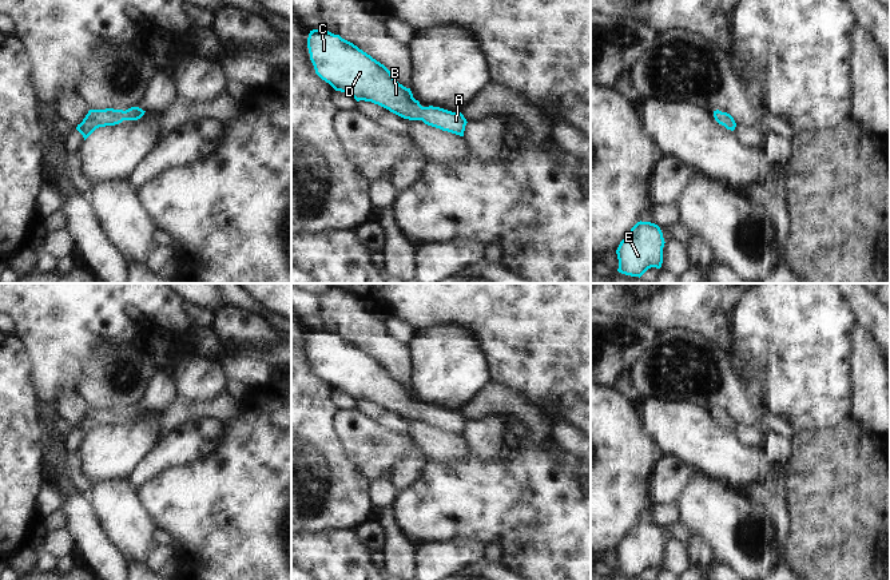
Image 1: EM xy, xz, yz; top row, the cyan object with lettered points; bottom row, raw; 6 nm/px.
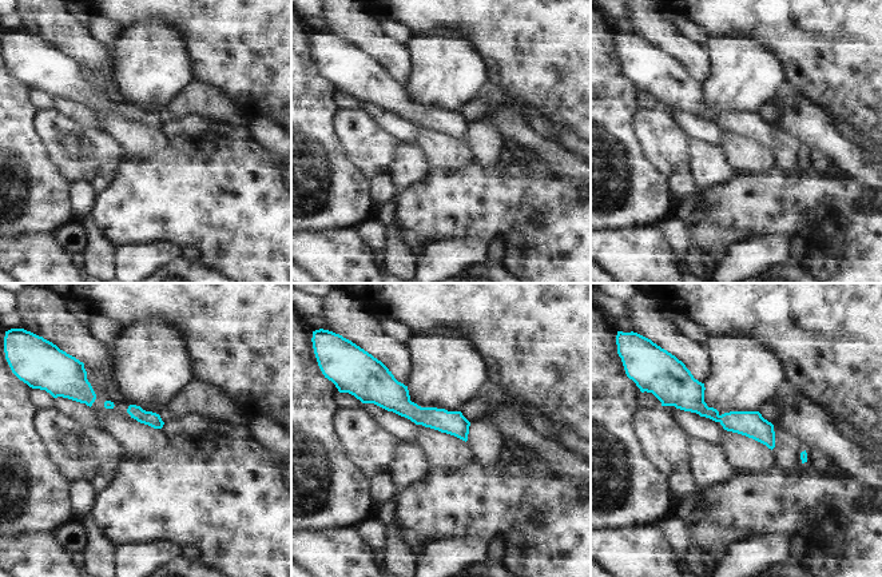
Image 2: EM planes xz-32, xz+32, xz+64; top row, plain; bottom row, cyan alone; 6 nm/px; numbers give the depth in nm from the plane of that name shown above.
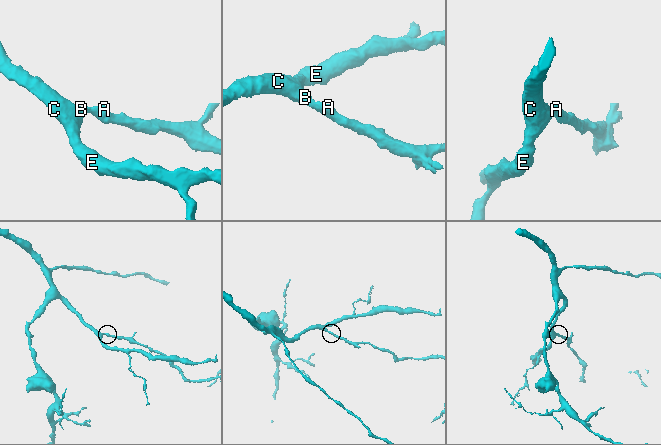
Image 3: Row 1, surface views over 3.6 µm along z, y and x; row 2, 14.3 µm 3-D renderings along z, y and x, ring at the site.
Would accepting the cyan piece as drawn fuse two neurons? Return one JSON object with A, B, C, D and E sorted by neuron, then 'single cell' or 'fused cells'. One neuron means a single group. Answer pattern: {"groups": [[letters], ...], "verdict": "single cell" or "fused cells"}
{"groups": [["A", "B", "C", "D", "E"]], "verdict": "single cell"}

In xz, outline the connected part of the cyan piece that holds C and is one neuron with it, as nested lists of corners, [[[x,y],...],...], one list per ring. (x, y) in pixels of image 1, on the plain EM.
[[[313,329],[307,337],[307,347],[315,373],[335,390],[345,392],[357,401],[365,400],[378,404],[404,418],[422,420],[428,425],[464,436],[468,421],[461,412],[452,412],[433,405],[422,406],[413,397],[410,388],[400,384],[384,364],[339,334],[326,329]]]

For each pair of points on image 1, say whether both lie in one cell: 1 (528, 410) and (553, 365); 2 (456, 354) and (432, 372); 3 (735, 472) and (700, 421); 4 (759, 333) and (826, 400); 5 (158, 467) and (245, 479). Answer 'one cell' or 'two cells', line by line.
1: two cells
2: one cell
3: one cell
4: one cell
5: two cells

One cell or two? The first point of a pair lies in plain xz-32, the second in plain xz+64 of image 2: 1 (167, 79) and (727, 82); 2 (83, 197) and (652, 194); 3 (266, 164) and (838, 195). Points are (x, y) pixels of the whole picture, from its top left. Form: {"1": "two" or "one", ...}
{"1": "one", "2": "two", "3": "one"}

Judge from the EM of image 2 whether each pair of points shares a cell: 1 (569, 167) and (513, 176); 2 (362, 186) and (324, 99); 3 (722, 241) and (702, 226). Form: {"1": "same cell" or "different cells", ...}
{"1": "different cells", "2": "same cell", "3": "same cell"}

